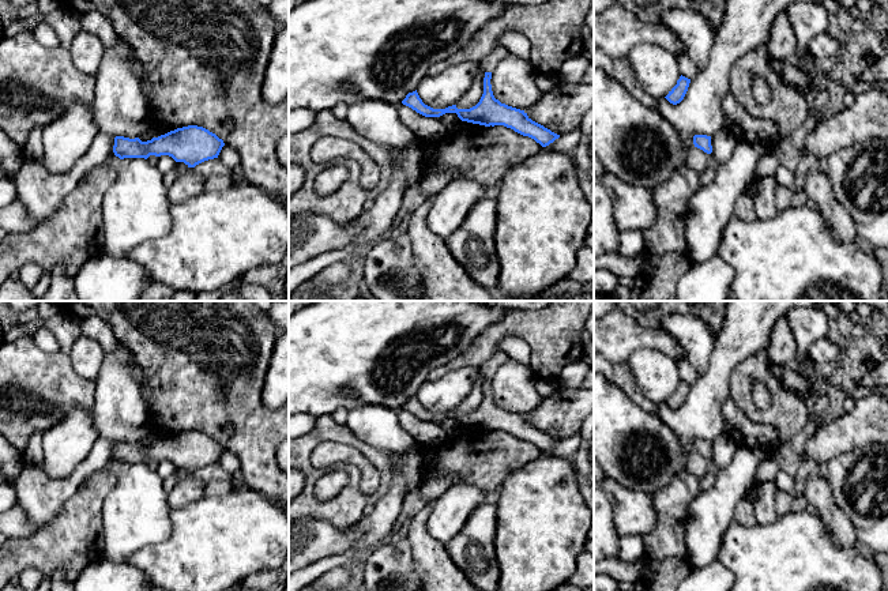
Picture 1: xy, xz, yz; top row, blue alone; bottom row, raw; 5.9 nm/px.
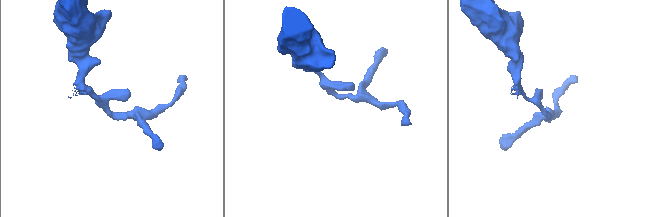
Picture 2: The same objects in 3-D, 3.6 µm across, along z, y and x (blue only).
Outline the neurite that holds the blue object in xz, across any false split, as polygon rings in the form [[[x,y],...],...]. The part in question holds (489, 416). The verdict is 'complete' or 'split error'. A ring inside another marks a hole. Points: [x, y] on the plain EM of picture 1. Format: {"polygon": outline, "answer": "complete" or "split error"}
{"polygon": [[[485,377],[483,399],[479,407],[470,414],[458,414],[456,410],[445,414],[433,414],[422,407],[417,395],[409,398],[402,409],[425,422],[440,422],[445,418],[456,418],[462,426],[485,432],[504,430],[523,441],[534,444],[542,452],[549,451],[560,443],[560,440],[533,426],[524,415],[508,411],[496,404],[492,396],[490,384],[492,377]]], "answer": "complete"}

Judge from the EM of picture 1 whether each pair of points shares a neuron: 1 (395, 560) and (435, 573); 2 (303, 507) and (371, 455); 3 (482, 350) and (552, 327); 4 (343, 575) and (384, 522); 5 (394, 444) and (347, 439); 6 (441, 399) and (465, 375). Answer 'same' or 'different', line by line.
1: different
2: same
3: same
4: different
5: different
6: same

